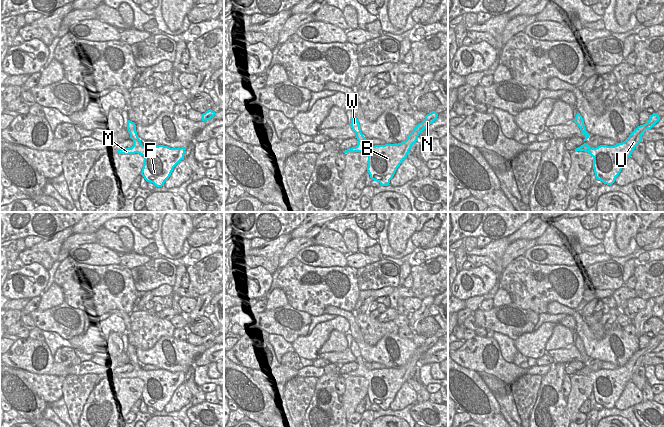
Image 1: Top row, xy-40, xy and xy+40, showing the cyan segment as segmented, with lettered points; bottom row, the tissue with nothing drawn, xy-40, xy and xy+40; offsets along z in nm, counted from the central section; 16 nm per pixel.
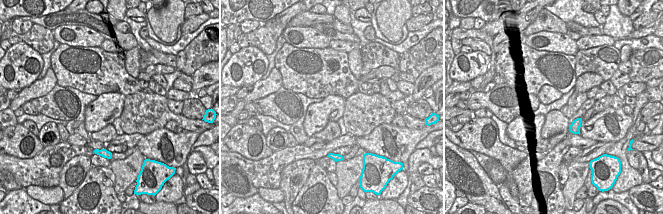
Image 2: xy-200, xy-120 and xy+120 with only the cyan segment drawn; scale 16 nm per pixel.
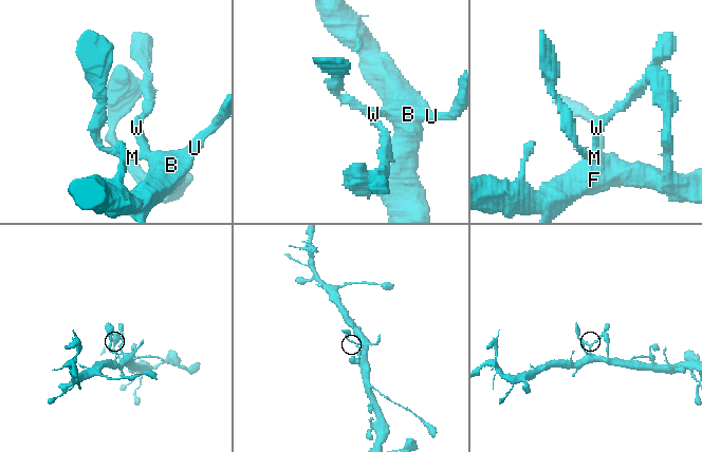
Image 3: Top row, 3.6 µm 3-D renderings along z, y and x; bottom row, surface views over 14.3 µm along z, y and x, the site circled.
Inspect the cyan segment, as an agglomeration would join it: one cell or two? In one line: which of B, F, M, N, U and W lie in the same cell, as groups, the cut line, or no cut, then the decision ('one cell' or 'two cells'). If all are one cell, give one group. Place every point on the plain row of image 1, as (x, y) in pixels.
B F M N U W | no cut | one cell

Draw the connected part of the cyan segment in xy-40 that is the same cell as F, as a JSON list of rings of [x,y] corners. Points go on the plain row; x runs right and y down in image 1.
[[[128,344],[127,354],[133,364],[133,370],[131,372],[117,373],[117,377],[138,377],[142,379],[144,388],[141,399],[147,406],[153,407],[156,411],[164,410],[174,391],[184,383],[186,371],[170,372],[164,369],[145,371],[137,359],[134,346]]]

